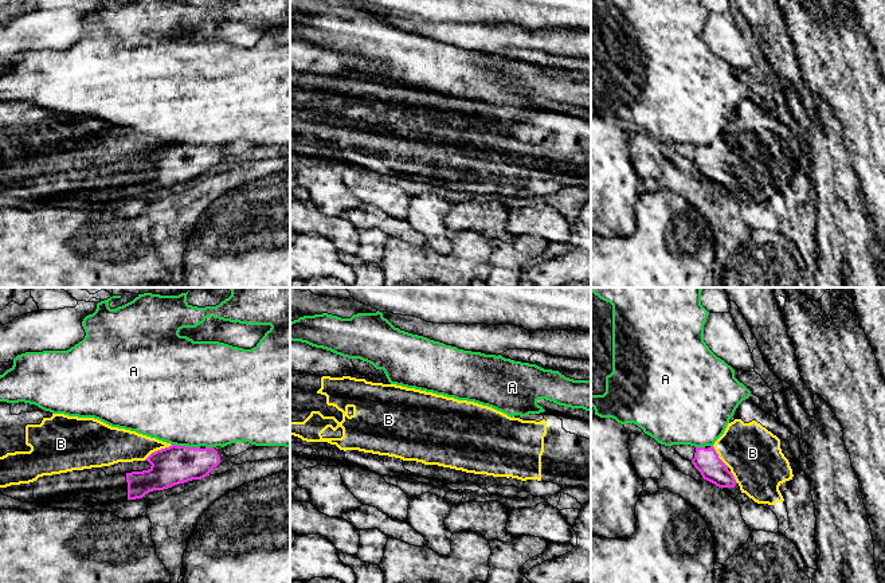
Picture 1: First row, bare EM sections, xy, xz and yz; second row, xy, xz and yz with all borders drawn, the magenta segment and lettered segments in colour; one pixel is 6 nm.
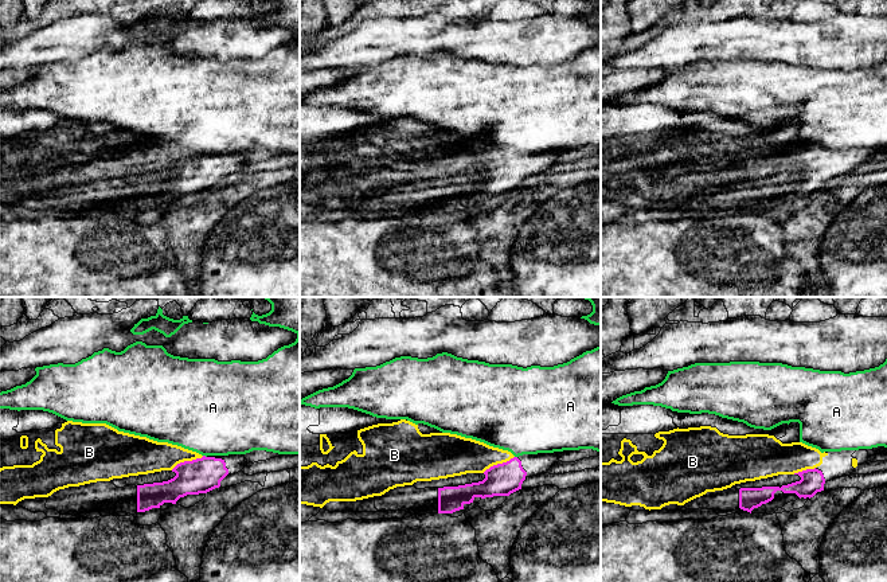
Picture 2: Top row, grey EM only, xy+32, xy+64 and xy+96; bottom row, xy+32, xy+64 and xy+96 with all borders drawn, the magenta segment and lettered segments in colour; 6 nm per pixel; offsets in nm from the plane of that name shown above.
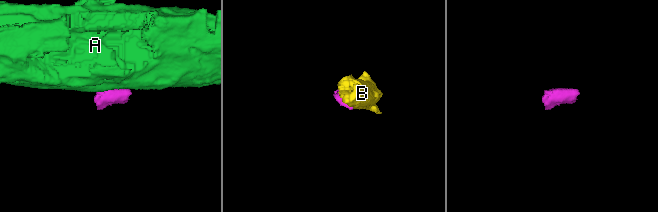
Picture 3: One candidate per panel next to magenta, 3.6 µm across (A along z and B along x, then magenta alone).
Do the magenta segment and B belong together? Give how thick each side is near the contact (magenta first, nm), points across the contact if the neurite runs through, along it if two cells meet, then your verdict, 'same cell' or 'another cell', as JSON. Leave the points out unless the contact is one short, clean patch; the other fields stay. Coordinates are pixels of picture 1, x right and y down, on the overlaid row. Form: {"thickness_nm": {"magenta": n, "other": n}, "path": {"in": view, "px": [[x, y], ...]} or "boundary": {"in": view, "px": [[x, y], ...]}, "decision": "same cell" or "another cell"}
{"thickness_nm": {"magenta": 240, "other": 200}, "decision": "same cell"}

